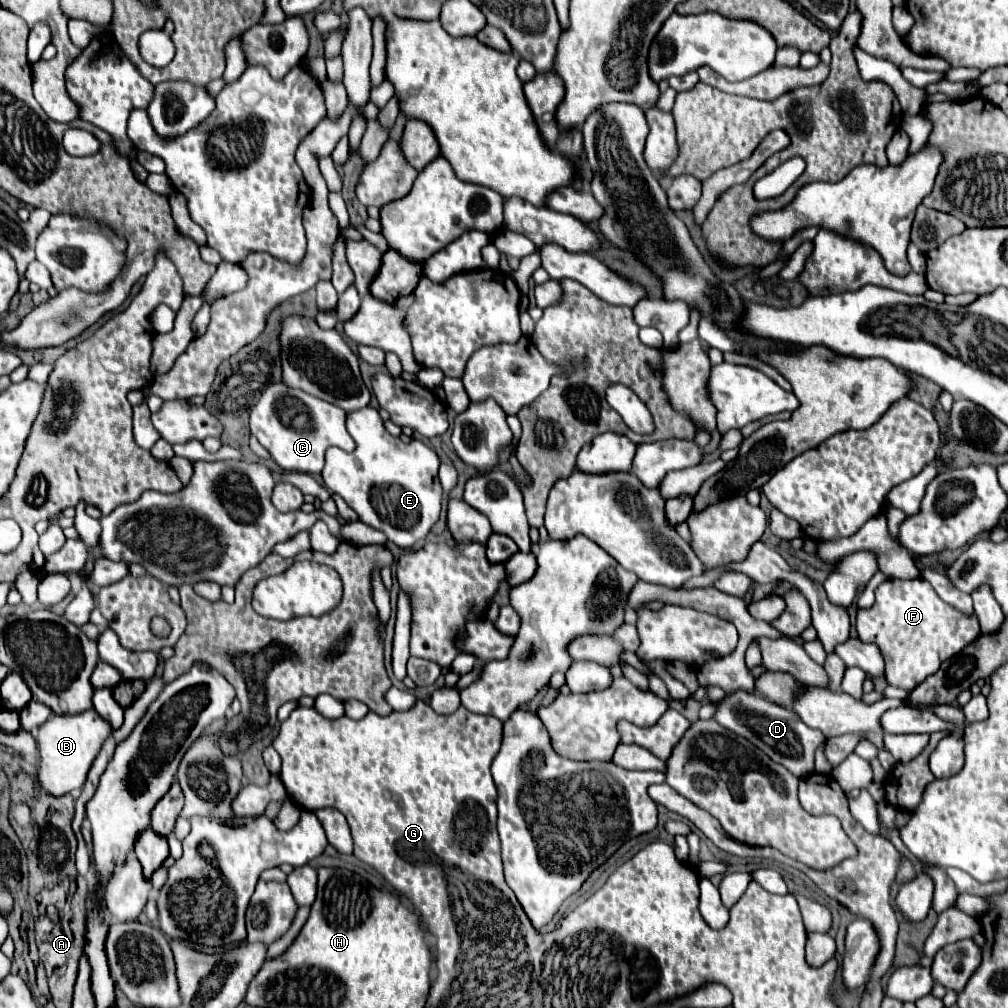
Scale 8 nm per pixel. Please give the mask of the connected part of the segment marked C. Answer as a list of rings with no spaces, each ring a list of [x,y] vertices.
[[[274,383],[262,391],[260,401],[250,409],[250,431],[270,451],[272,459],[284,471],[300,471],[320,475],[324,453],[328,447],[354,451],[354,439],[346,431],[346,413],[336,405],[312,397],[300,389],[288,389],[284,383]]]

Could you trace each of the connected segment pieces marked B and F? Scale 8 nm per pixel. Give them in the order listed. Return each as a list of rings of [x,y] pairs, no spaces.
[[[94,709],[76,715],[52,715],[36,731],[38,757],[40,757],[40,769],[38,769],[40,785],[44,785],[44,789],[48,789],[48,793],[54,797],[72,793],[76,789],[80,791],[92,761],[96,759],[100,747],[110,735],[112,735],[112,725],[106,719],[102,719]]]
[[[886,579],[876,589],[876,601],[868,609],[858,609],[856,629],[862,643],[874,643],[884,657],[886,681],[894,687],[912,691],[928,675],[936,673],[948,657],[980,635],[976,613],[966,615],[944,603],[932,585],[922,579]]]

